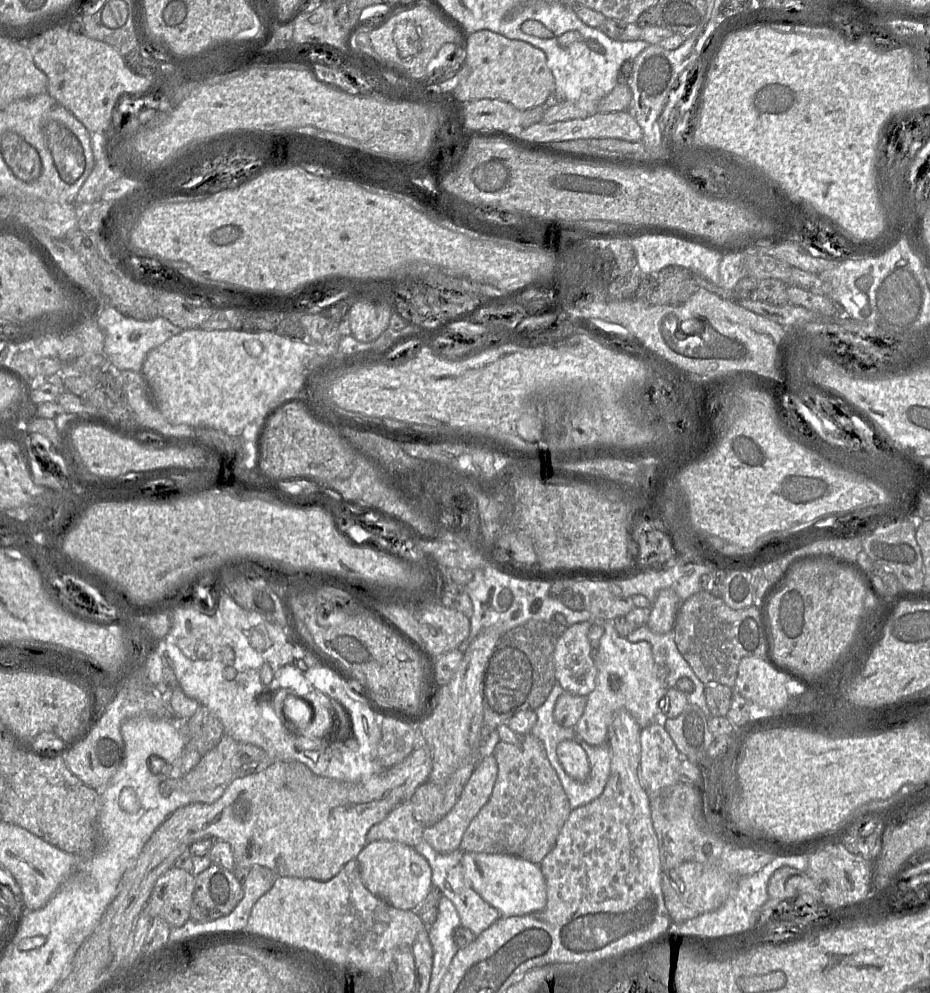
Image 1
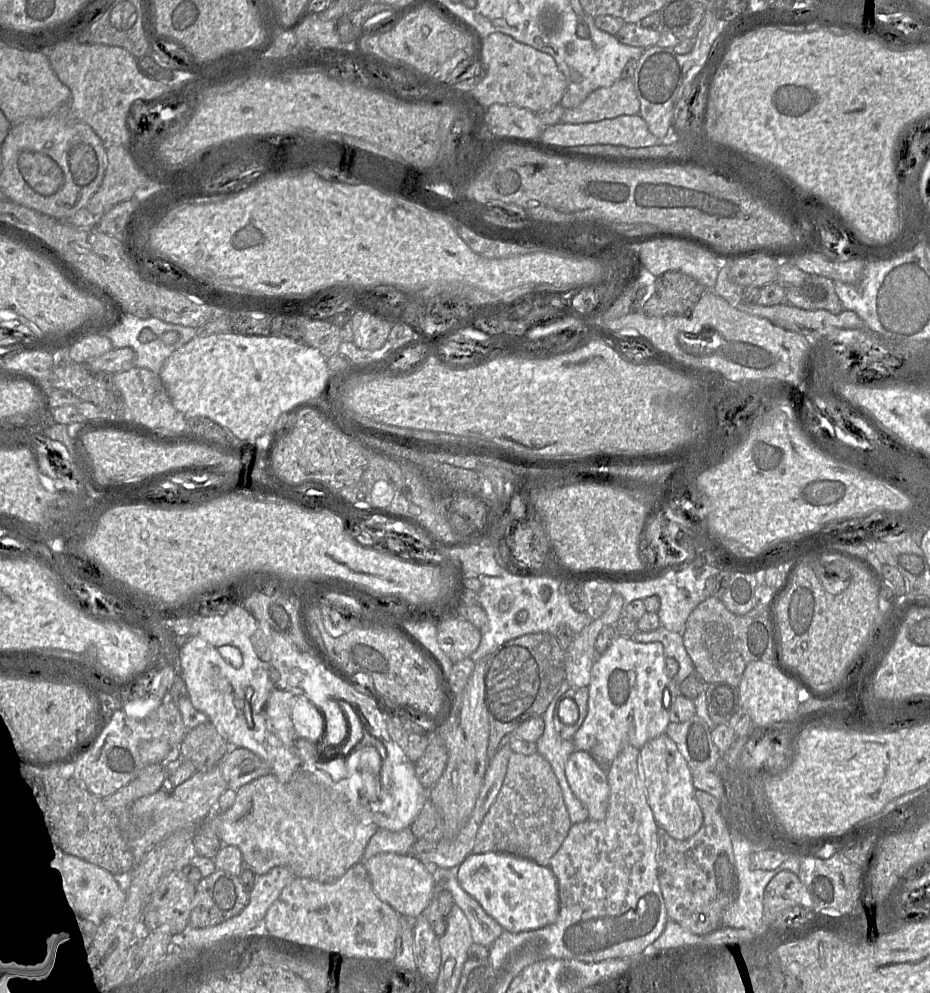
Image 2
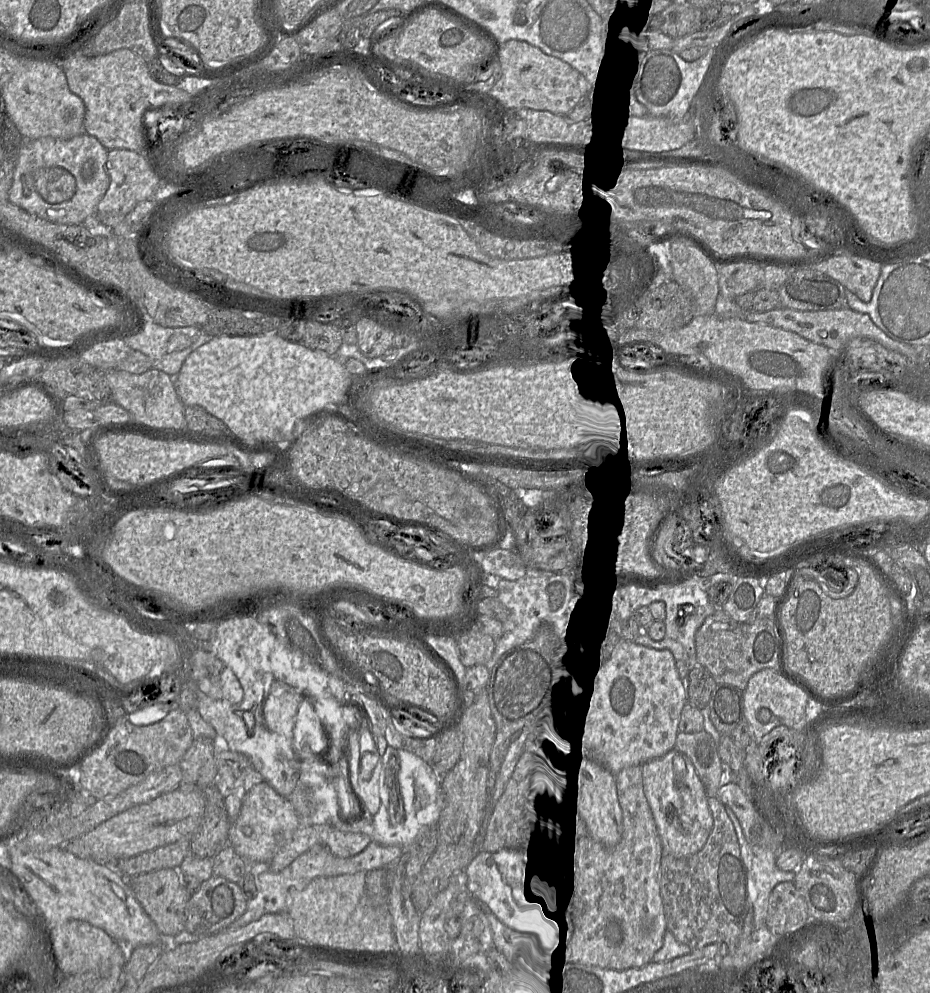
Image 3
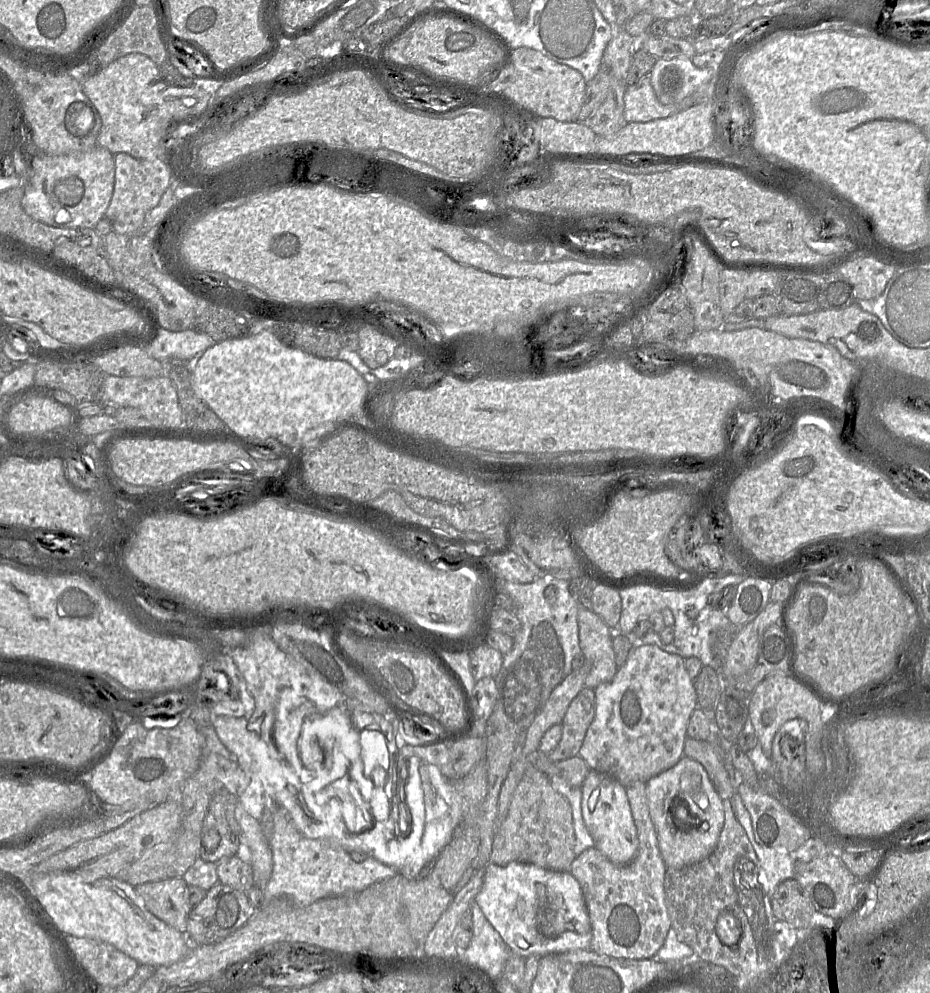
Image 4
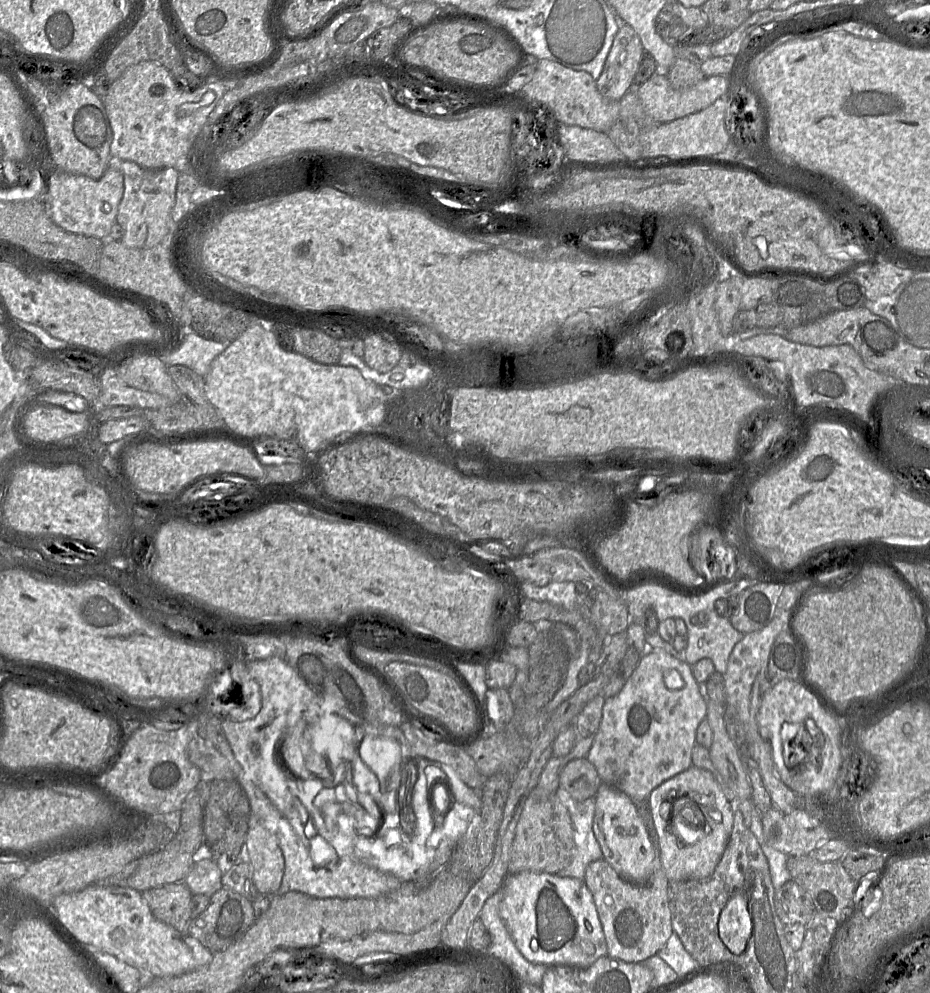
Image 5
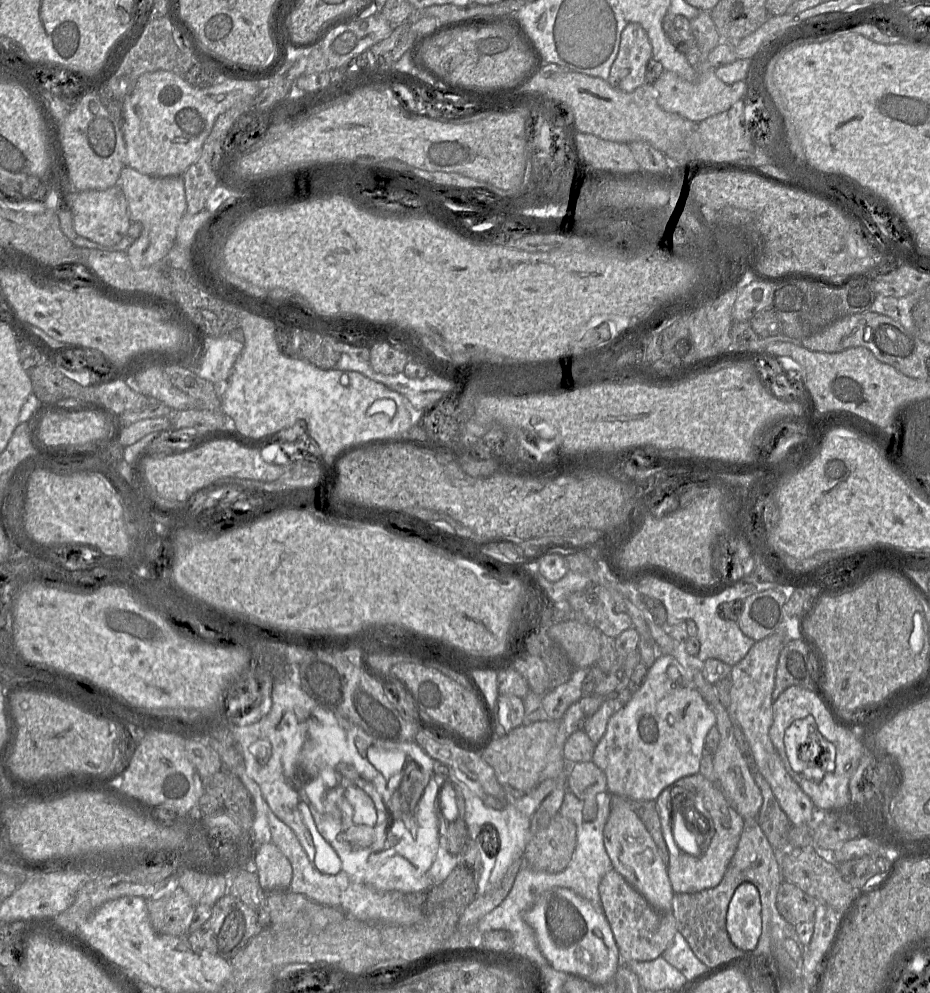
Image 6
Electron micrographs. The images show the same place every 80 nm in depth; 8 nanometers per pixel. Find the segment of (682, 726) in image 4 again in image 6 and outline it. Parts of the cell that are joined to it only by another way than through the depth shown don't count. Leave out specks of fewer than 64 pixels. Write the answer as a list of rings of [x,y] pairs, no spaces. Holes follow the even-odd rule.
[[[659,654],[631,699],[609,719],[603,738],[596,744],[592,762],[604,772],[610,795],[656,801],[665,788],[680,778],[700,773],[705,738],[715,725],[716,716],[698,691],[692,674],[672,655]]]

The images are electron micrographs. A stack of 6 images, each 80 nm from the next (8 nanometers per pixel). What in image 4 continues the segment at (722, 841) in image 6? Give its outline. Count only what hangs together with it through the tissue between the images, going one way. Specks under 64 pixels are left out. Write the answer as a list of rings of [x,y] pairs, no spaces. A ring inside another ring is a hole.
[[[683,756],[673,767],[646,782],[648,807],[667,869],[681,869],[715,850],[724,825],[723,800],[701,763]]]

